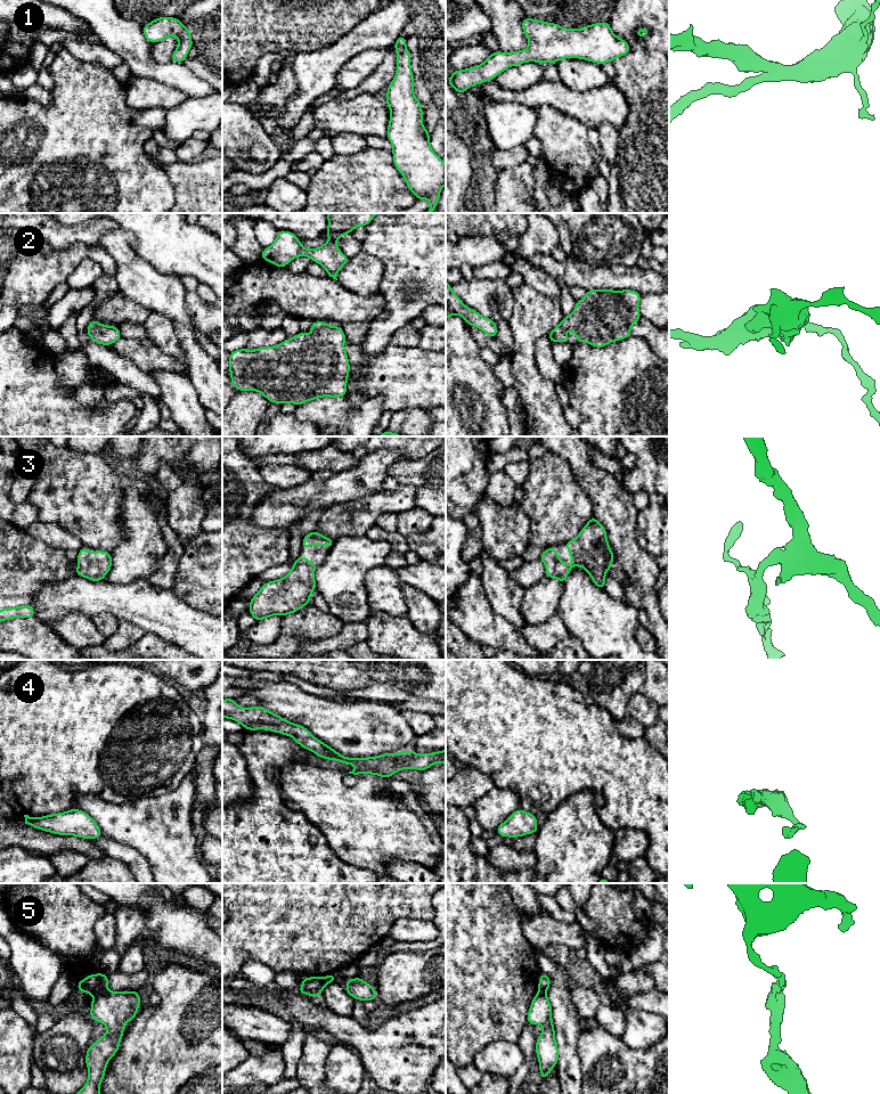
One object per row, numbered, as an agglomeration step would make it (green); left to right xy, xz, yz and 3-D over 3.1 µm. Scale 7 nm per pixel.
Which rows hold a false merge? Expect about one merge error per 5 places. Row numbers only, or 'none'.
5

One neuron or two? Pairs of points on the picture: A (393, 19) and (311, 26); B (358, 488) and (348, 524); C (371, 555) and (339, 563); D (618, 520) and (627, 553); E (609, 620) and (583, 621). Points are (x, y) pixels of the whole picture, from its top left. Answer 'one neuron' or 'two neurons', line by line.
A: two neurons
B: two neurons
C: one neuron
D: one neuron
E: one neuron

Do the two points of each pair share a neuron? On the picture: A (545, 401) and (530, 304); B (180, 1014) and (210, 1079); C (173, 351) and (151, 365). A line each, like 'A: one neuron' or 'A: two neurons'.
A: one neuron
B: two neurons
C: two neurons

